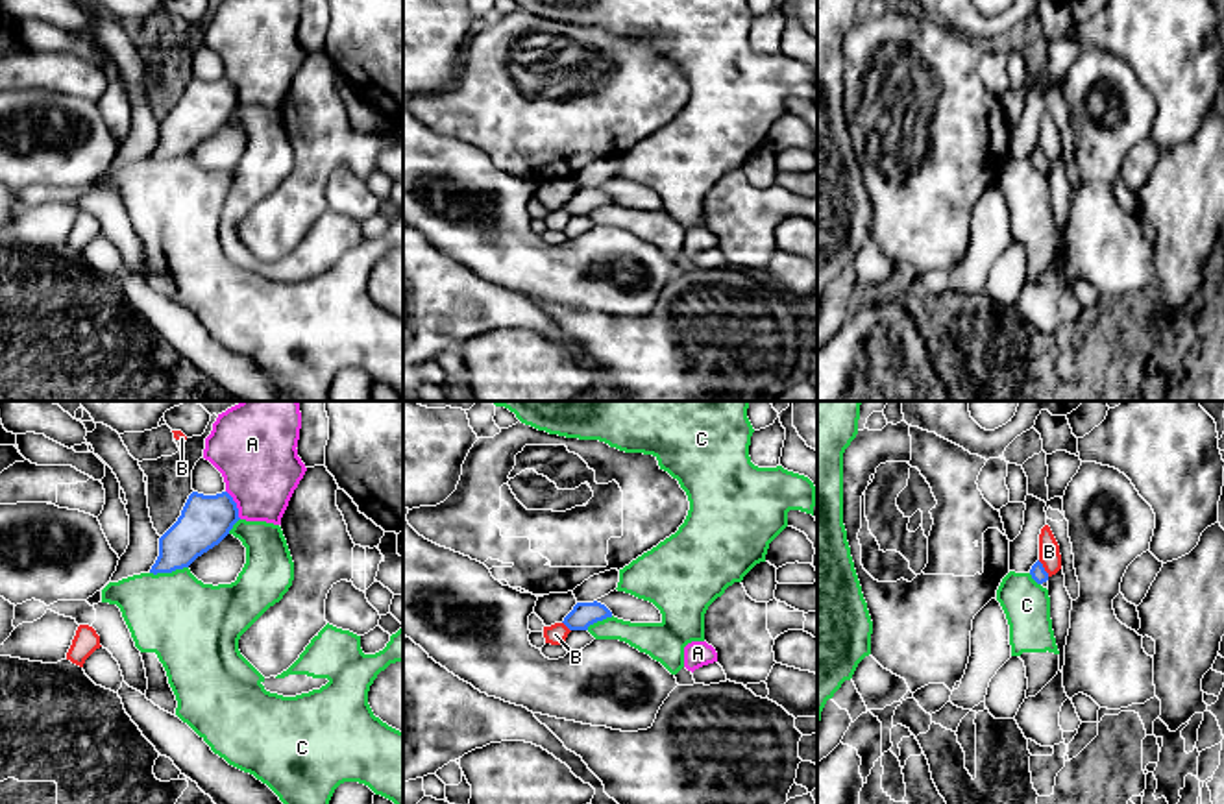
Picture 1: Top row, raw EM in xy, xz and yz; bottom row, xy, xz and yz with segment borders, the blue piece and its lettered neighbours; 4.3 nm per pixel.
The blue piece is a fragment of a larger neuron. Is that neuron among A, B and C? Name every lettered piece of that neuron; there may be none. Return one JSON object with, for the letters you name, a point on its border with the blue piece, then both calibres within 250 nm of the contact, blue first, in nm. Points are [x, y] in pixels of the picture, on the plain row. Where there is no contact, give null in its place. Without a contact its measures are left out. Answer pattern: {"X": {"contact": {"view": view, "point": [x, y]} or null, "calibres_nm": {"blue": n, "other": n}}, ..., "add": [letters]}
{"add": []}

